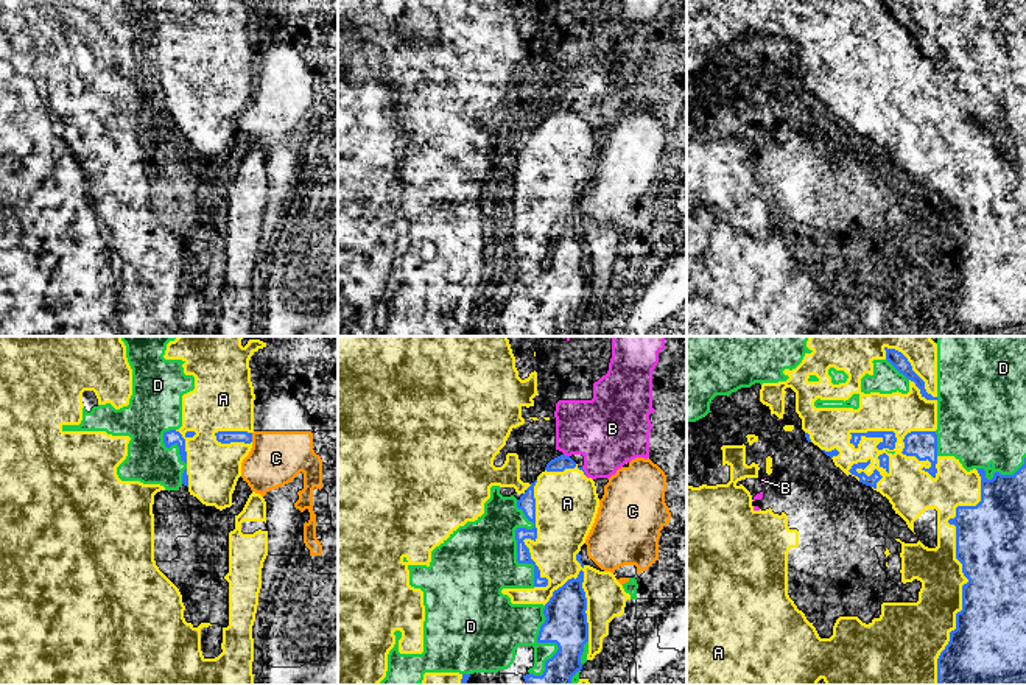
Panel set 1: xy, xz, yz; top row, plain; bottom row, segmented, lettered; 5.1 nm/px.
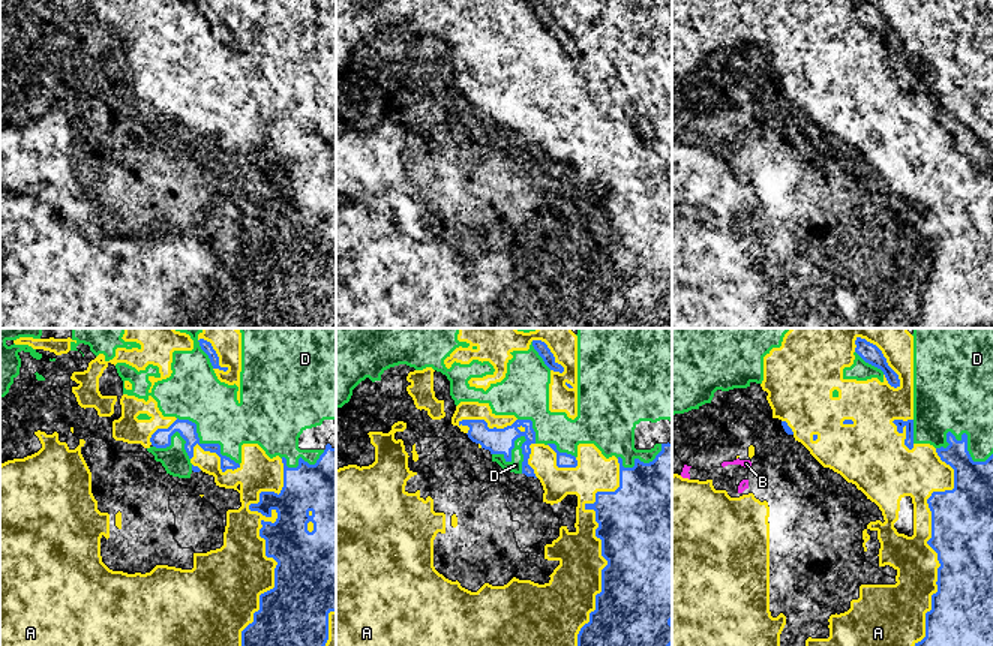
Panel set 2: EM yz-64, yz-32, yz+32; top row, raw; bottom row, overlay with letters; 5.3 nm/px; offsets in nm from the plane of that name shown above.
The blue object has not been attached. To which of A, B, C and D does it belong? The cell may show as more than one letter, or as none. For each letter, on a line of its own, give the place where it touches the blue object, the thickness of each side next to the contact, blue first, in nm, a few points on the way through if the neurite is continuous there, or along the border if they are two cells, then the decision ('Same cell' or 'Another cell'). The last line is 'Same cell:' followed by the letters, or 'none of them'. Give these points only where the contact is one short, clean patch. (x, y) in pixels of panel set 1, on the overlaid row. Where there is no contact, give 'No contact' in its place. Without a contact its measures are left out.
A: Touches blue at yz (962, 567). Thickness 360 nm (blue) against 220 nm. Another cell
B: Touches blue at xz (567, 456). Thickness 80 nm (blue) against 360 nm. Boundary: xz (564, 453), (569, 456). Another cell
C: Touches blue at xy (251, 438). Thickness 60 nm (blue) against 280 nm. Boundary: xy (251, 433), (252, 441). Another cell
D: Touches blue at xz (517, 542). Thickness 90 nm (blue) against 380 nm. Same cell
Same cell: D

